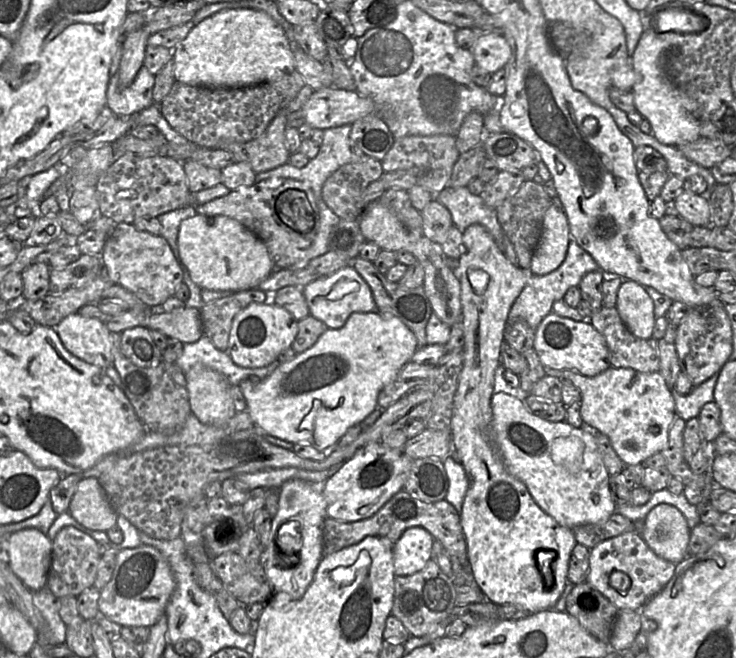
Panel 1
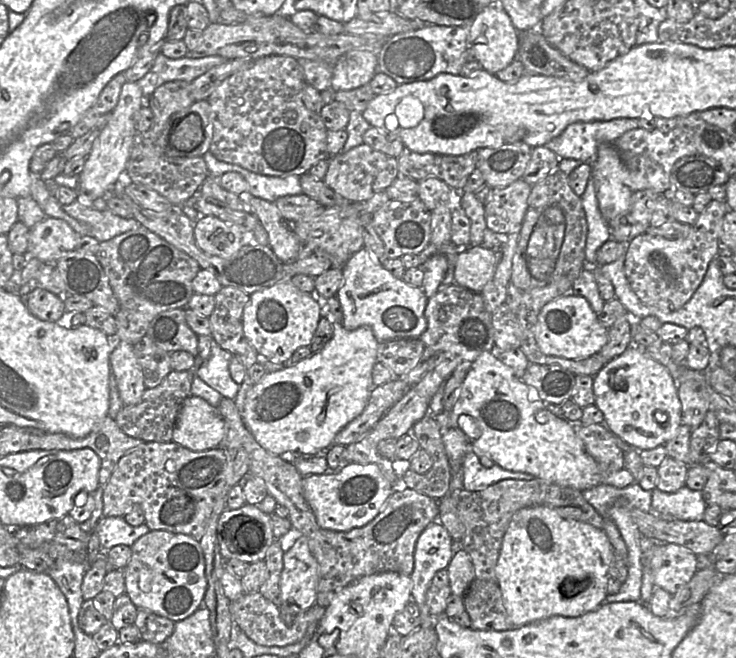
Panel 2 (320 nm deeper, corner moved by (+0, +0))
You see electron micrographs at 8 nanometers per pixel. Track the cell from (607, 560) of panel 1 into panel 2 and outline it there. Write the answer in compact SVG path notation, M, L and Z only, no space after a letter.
M668 543L654 550L653 582L671 595L684 587L697 570L697 555L687 548Z

